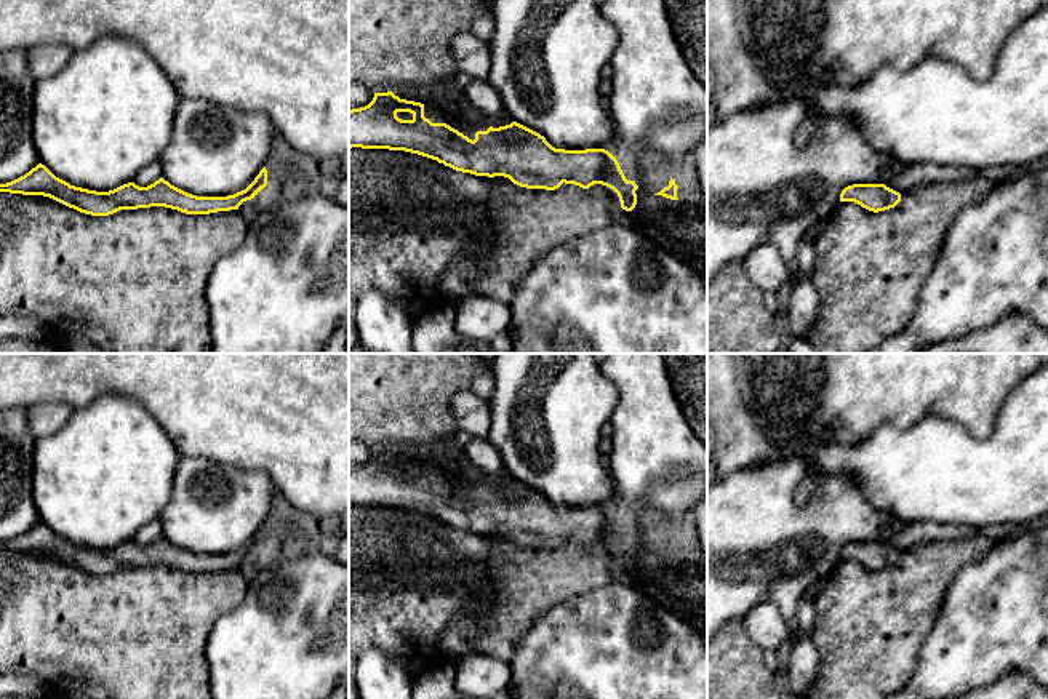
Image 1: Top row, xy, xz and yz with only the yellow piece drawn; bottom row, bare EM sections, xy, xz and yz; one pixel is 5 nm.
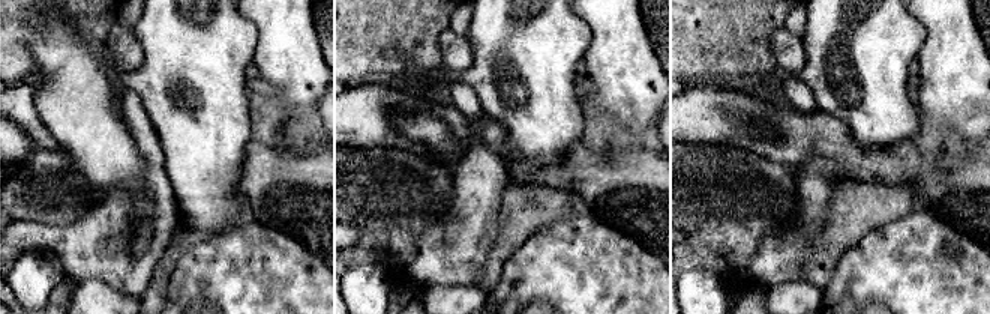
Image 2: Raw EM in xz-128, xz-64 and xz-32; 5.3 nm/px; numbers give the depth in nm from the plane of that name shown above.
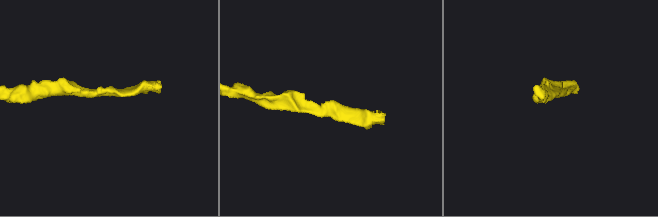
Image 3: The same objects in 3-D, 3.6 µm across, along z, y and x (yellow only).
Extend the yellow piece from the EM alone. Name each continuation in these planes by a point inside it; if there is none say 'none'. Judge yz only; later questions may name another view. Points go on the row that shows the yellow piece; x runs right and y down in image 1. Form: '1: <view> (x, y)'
none

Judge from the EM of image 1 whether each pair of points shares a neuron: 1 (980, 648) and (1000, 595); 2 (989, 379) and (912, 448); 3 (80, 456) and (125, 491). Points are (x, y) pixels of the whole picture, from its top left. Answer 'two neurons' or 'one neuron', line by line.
1: one neuron
2: two neurons
3: one neuron

